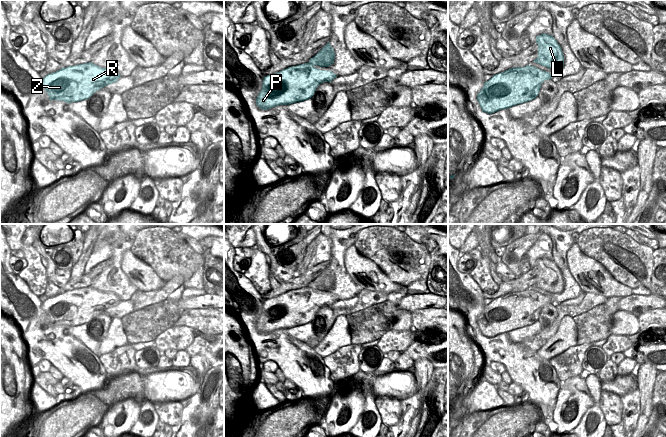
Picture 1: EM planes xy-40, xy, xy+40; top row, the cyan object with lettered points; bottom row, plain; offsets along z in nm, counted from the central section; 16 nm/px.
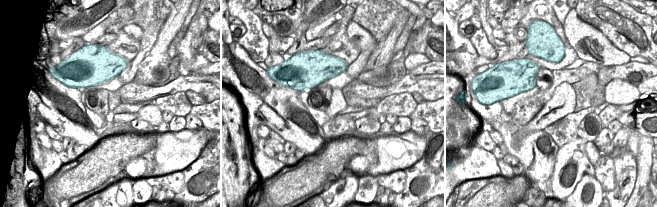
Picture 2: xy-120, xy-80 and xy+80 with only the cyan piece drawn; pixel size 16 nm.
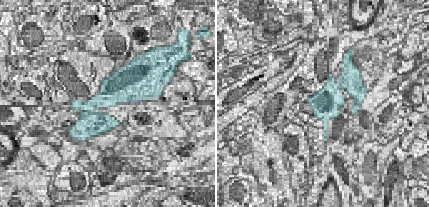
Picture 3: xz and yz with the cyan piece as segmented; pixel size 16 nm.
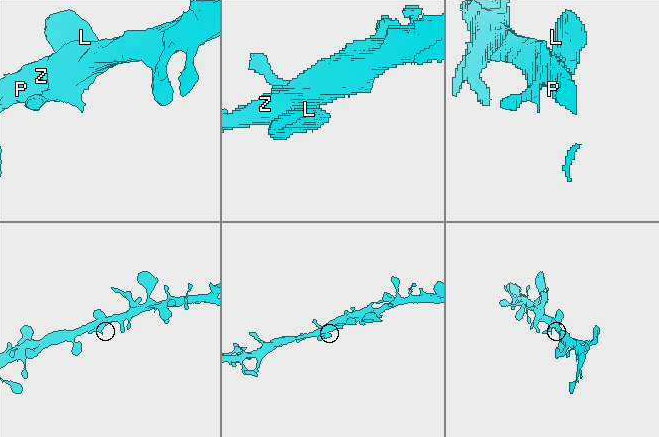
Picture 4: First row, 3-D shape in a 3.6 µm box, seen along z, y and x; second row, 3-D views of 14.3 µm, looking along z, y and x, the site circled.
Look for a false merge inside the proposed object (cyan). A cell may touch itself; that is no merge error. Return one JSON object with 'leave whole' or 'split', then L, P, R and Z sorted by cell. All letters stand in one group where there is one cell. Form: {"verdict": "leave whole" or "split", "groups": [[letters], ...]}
{"verdict": "leave whole", "groups": [["L", "P", "R", "Z"]]}

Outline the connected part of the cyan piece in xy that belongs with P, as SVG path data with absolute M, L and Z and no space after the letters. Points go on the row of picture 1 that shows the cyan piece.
M329 42L308 63L291 66L263 78L256 105L263 110L279 105L290 105L313 97L317 87L338 77L332 71L314 66L329 67L334 63L335 52Z

